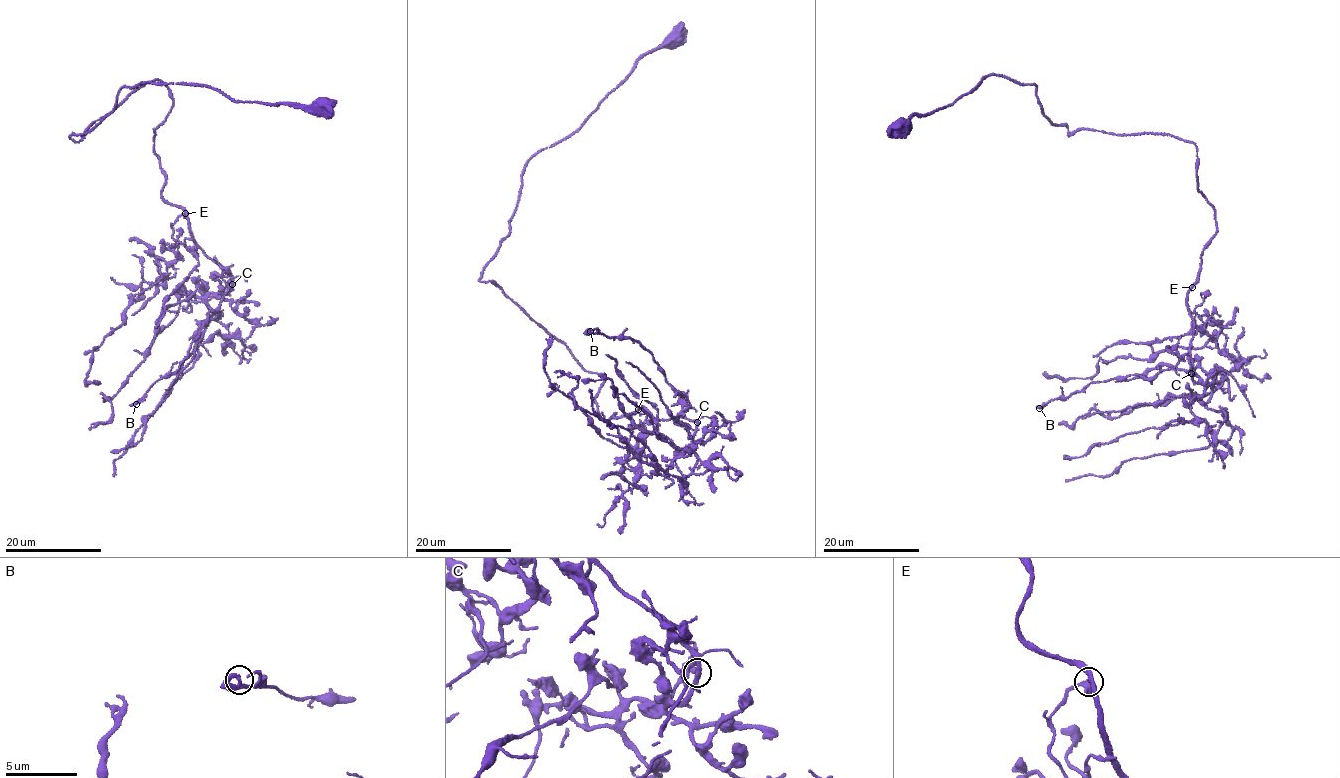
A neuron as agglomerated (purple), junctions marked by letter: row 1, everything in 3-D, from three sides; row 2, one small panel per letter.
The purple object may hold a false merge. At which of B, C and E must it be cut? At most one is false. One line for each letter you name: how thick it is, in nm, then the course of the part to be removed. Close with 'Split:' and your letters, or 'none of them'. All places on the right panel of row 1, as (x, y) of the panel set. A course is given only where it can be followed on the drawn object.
Split: none of them

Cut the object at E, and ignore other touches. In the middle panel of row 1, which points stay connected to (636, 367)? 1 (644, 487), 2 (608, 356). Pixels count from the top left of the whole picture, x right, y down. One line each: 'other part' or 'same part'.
1: other part
2: other part

